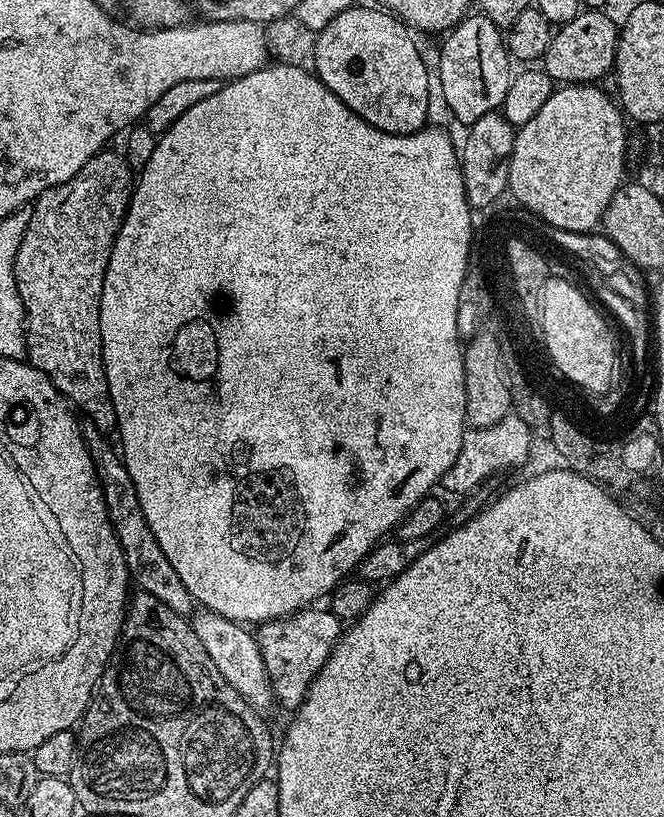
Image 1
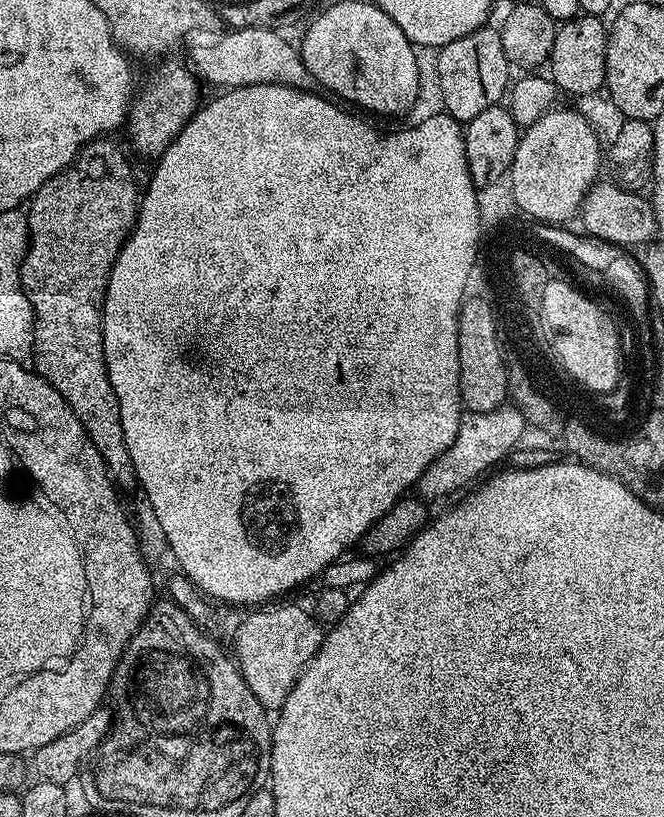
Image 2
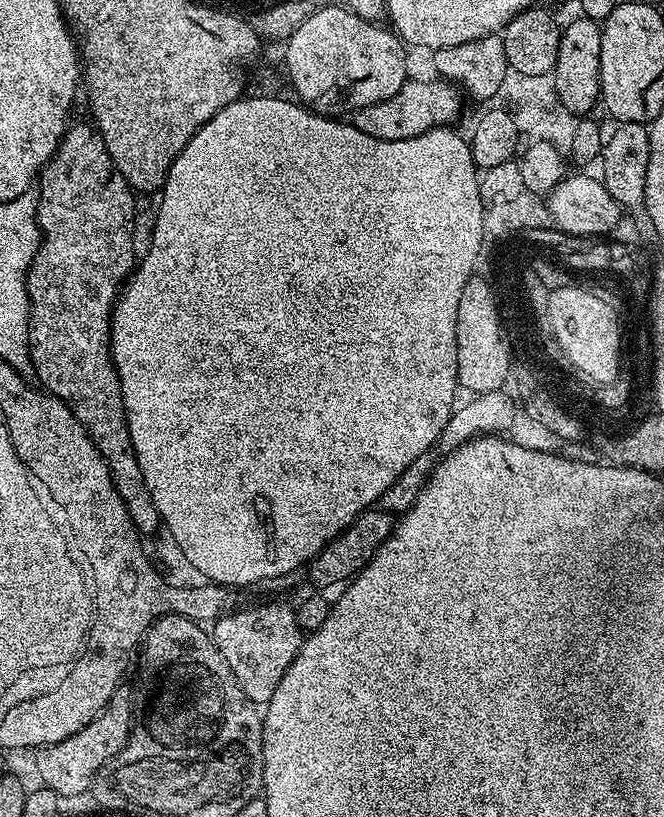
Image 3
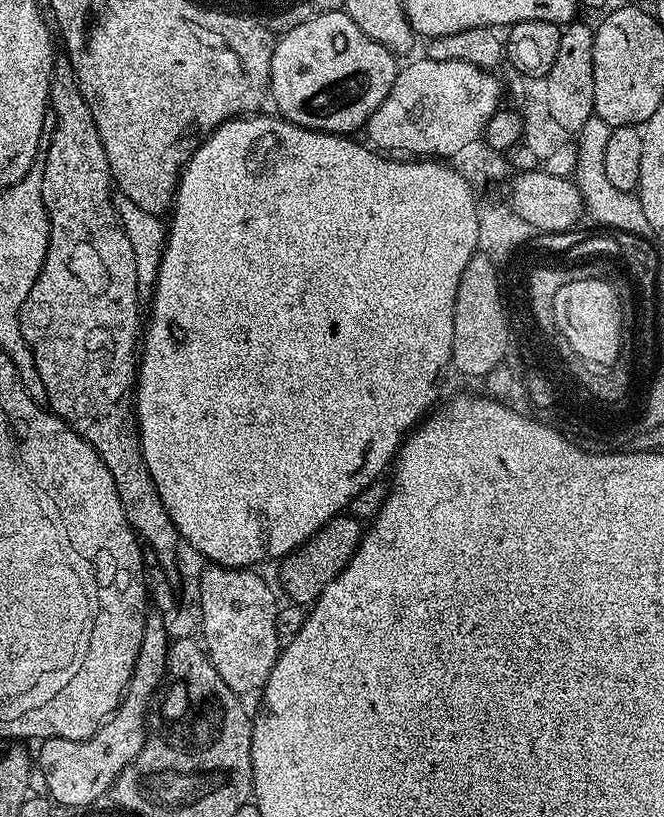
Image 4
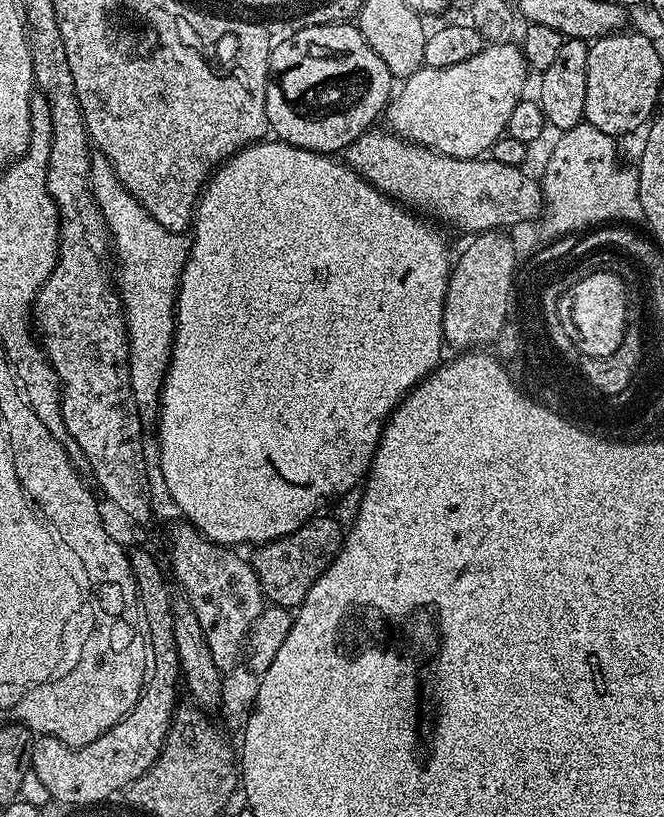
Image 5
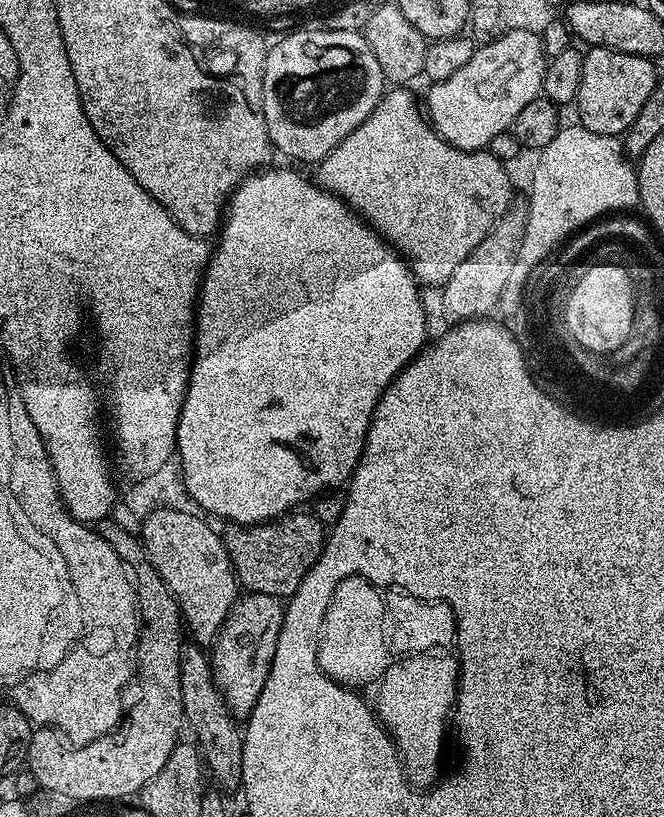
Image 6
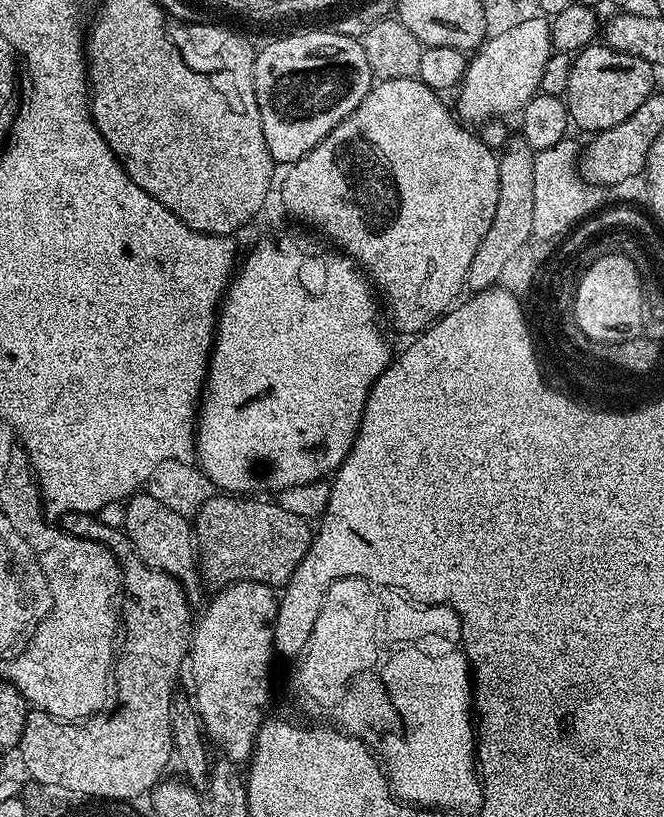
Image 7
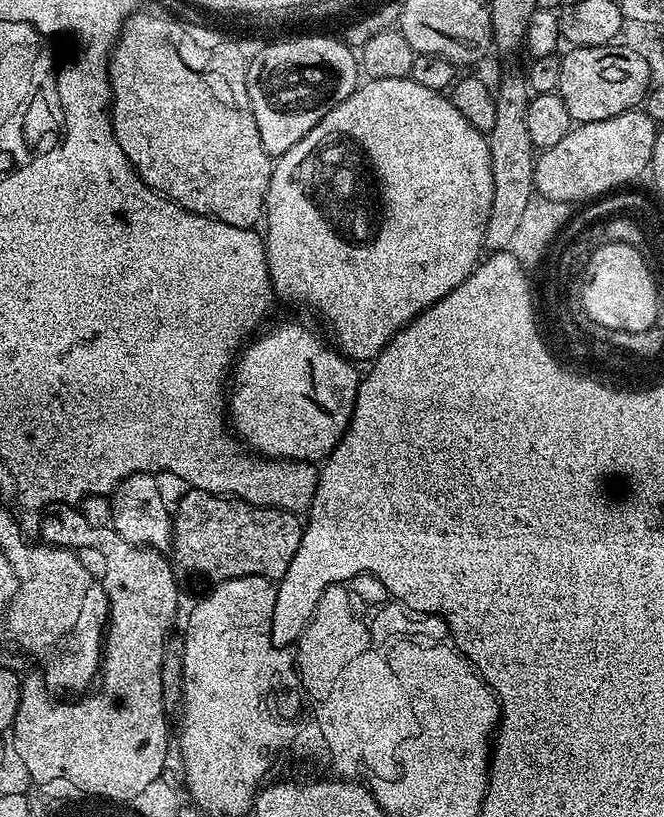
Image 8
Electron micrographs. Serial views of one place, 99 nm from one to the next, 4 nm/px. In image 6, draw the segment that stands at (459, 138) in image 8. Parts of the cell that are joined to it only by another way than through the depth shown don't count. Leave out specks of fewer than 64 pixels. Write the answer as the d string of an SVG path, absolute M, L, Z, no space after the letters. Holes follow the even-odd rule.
M400 86L392 91L383 96L379 106L369 114L366 122L362 122L362 126L358 126L353 130L325 160L319 161L318 167L315 169L317 172L316 176L314 175L314 180L320 187L334 193L339 200L350 205L352 210L364 219L365 224L369 224L376 231L377 236L384 237L408 261L408 266L411 268L413 276L416 277L421 285L436 284L436 286L443 286L450 278L450 274L454 274L454 270L458 267L458 262L462 262L462 258L466 258L472 253L474 246L478 246L478 242L482 242L482 238L486 238L486 234L490 234L492 227L502 219L506 214L506 210L512 207L514 189L506 176L503 160L494 158L492 153L487 150L467 152L466 150L458 150L453 144L447 144L432 129L431 123L426 119L421 105L420 108L416 105L416 100L408 93L409 89L407 87Z

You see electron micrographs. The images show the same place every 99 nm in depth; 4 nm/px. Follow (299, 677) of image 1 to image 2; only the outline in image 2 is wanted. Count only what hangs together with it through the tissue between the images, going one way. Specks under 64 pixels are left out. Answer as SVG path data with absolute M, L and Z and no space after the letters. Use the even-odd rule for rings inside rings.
M284 604L281 608L268 606L256 616L248 616L236 628L236 652L234 659L246 686L250 686L250 694L258 698L258 702L265 710L278 710L286 702L294 682L303 674L304 667L316 657L317 650L326 635L325 629L311 611L299 608L296 604Z

